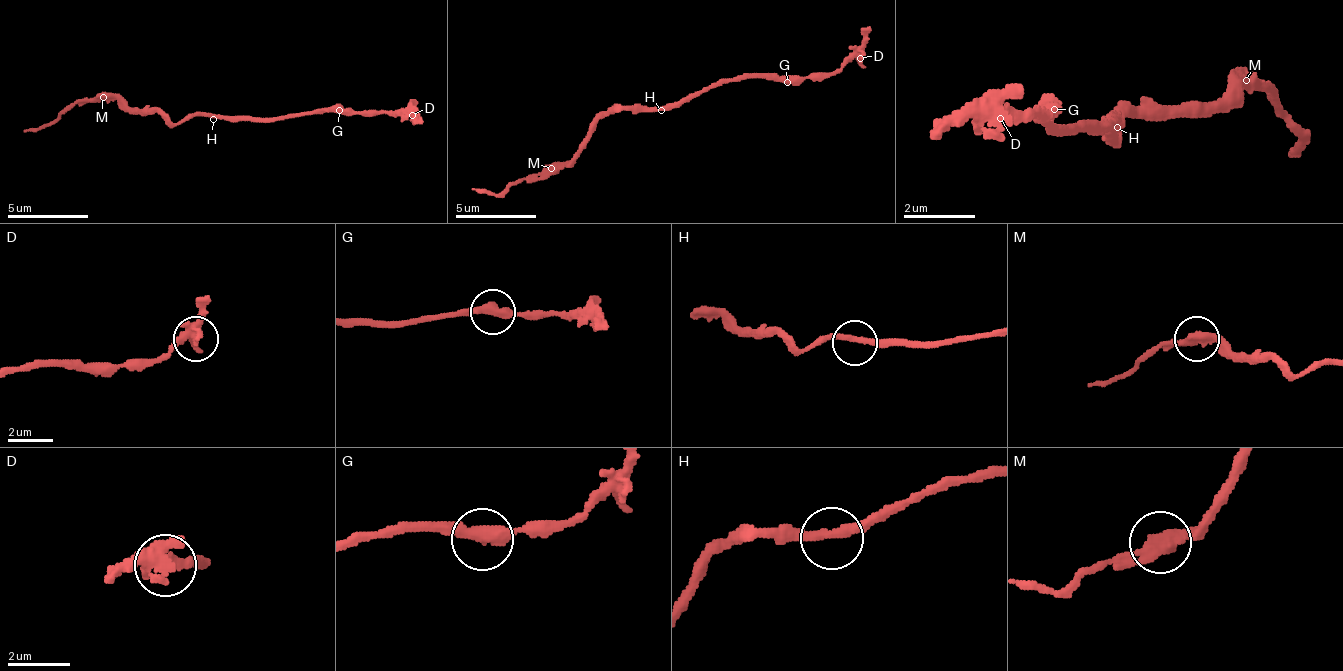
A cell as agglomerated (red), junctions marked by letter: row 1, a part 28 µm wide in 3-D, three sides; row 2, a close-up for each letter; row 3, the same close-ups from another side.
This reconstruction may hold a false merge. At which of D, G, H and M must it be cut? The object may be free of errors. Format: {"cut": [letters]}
{"cut": ["M"]}

